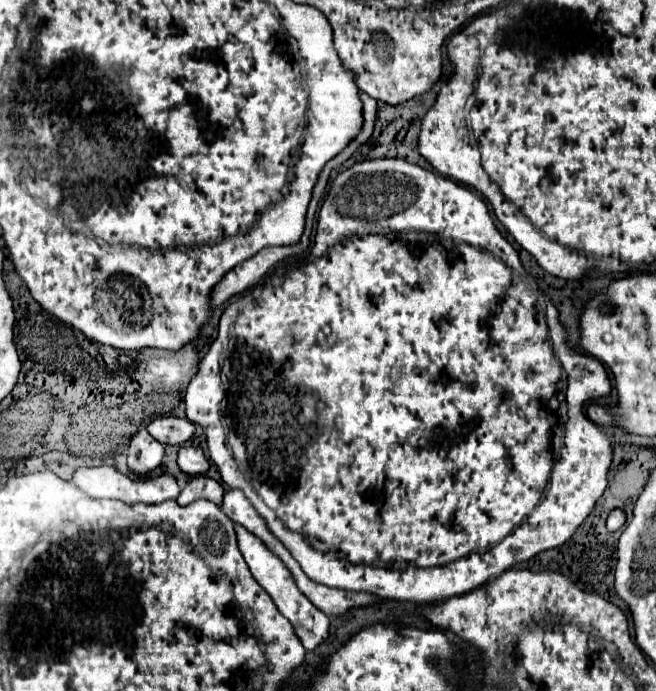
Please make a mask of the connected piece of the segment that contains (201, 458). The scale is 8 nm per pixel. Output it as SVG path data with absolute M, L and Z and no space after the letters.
M182 446L178 452L178 466L182 472L186 472L188 476L198 476L198 474L206 474L206 470L210 468L204 452L200 446Z

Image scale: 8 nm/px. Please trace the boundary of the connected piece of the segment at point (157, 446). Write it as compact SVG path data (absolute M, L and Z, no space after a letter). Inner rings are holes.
M140 428L136 436L130 440L128 448L128 466L134 474L144 476L156 466L160 466L164 456L164 444L148 434L146 428Z

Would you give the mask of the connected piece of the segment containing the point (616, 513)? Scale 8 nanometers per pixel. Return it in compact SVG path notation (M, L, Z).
M612 510L610 516L608 516L608 530L616 532L616 530L620 530L624 526L624 522L626 522L624 510Z

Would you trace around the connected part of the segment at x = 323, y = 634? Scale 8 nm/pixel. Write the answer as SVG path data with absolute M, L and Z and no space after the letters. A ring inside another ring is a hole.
M236 524L236 534L238 534L238 544L240 544L240 552L252 572L252 576L256 578L256 582L270 594L270 598L274 600L276 608L280 610L280 614L284 618L290 620L290 624L294 626L296 636L300 638L302 646L306 650L316 650L322 642L326 642L328 632L330 632L330 618L324 616L324 612L320 612L296 586L292 574L288 572L288 568L282 564L282 560L278 560L260 538L256 538L254 534L250 534L244 526Z

